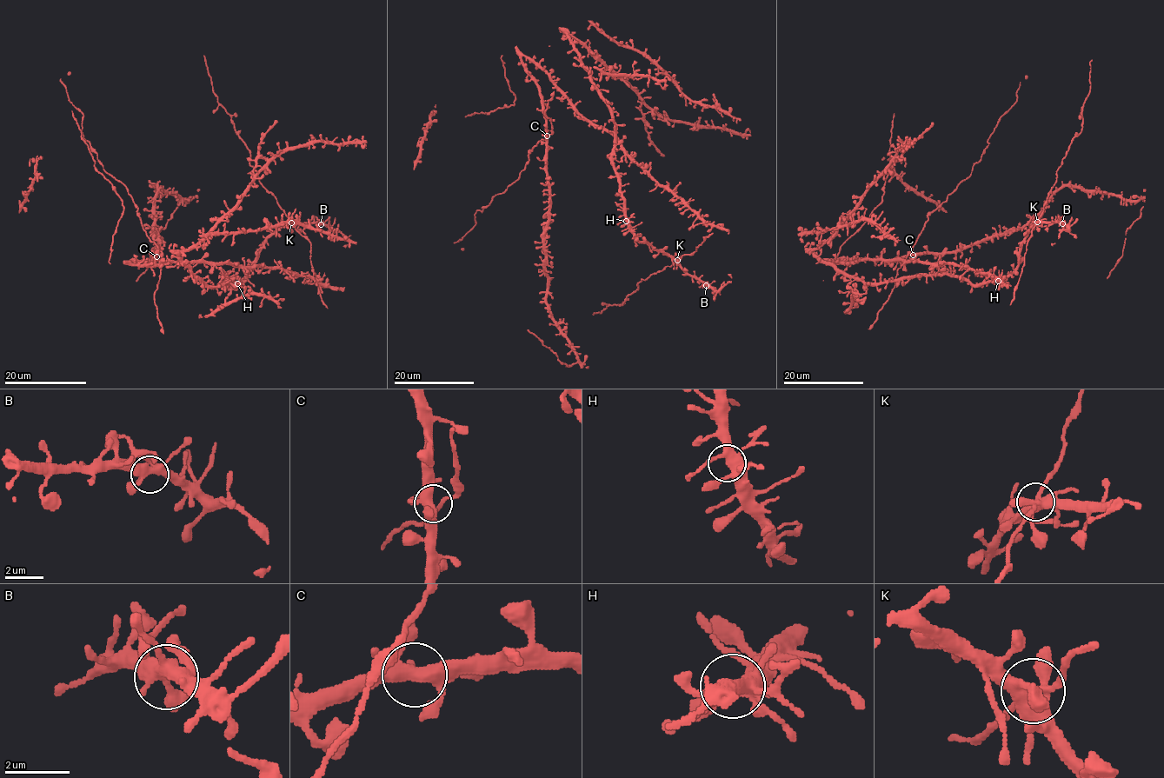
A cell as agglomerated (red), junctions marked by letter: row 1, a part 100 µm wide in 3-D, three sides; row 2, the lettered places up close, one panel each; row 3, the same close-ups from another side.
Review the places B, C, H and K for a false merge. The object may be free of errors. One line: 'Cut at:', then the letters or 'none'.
Cut at: none

